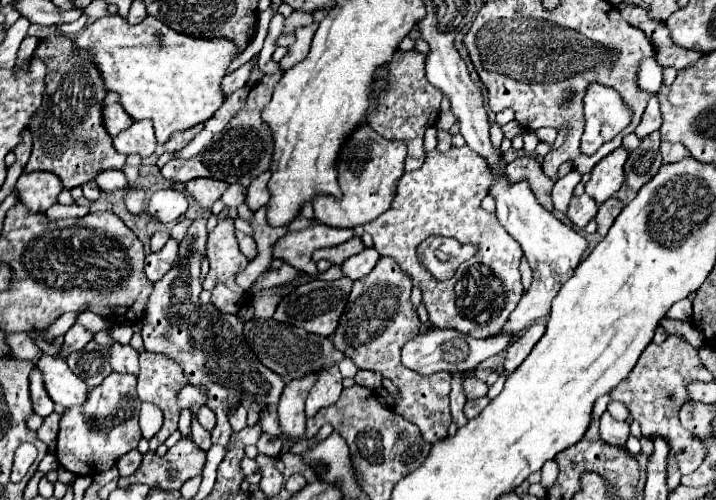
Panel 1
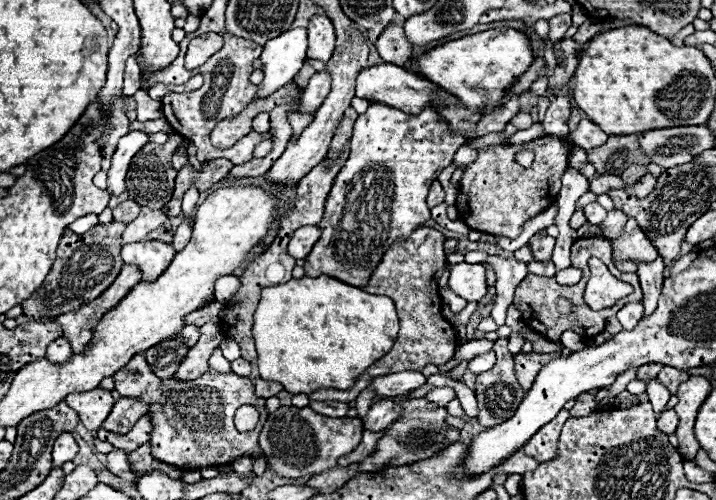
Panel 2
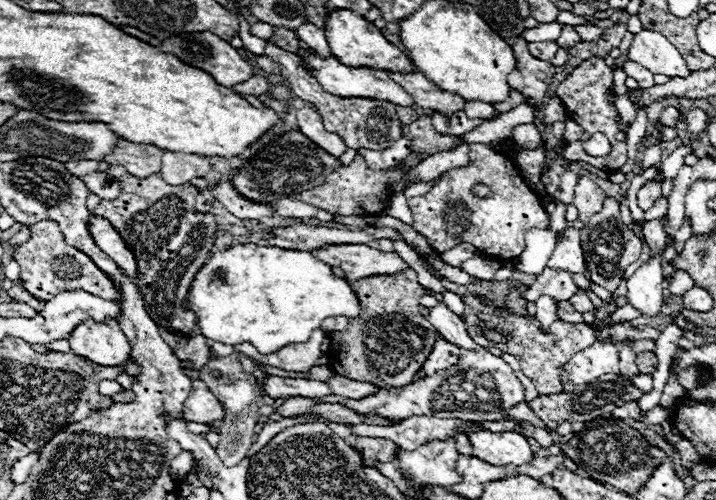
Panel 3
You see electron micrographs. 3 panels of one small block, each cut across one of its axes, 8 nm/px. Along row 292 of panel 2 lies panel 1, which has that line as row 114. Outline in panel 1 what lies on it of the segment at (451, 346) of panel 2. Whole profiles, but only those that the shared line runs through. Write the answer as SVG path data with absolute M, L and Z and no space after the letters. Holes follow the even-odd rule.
M398 50L392 58L392 62L376 72L378 80L374 84L376 100L380 104L380 110L372 110L368 116L368 124L372 130L382 134L386 140L402 140L408 146L408 158L406 158L406 172L418 170L426 158L424 152L424 132L426 128L434 126L440 114L440 100L442 94L424 76L424 60L426 56L412 50L402 52Z

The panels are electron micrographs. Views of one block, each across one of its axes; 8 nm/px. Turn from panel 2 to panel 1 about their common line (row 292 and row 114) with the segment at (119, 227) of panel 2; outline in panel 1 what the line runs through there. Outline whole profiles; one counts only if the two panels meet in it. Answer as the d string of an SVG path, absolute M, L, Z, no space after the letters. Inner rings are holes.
M50 34L36 46L34 58L46 64L46 88L42 104L28 124L32 134L32 156L26 164L26 172L52 172L60 178L64 188L72 190L94 180L102 170L120 170L126 156L114 150L112 138L102 124L102 100L106 90L88 54L76 52L72 40L64 34Z

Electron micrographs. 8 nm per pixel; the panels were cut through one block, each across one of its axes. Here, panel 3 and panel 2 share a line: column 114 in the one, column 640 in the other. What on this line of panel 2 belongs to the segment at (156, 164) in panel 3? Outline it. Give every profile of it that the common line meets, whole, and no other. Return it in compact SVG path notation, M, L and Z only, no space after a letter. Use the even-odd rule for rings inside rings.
M610 136L608 142L588 152L588 162L594 164L598 174L622 174L630 164L648 166L650 158L642 152L638 136Z

